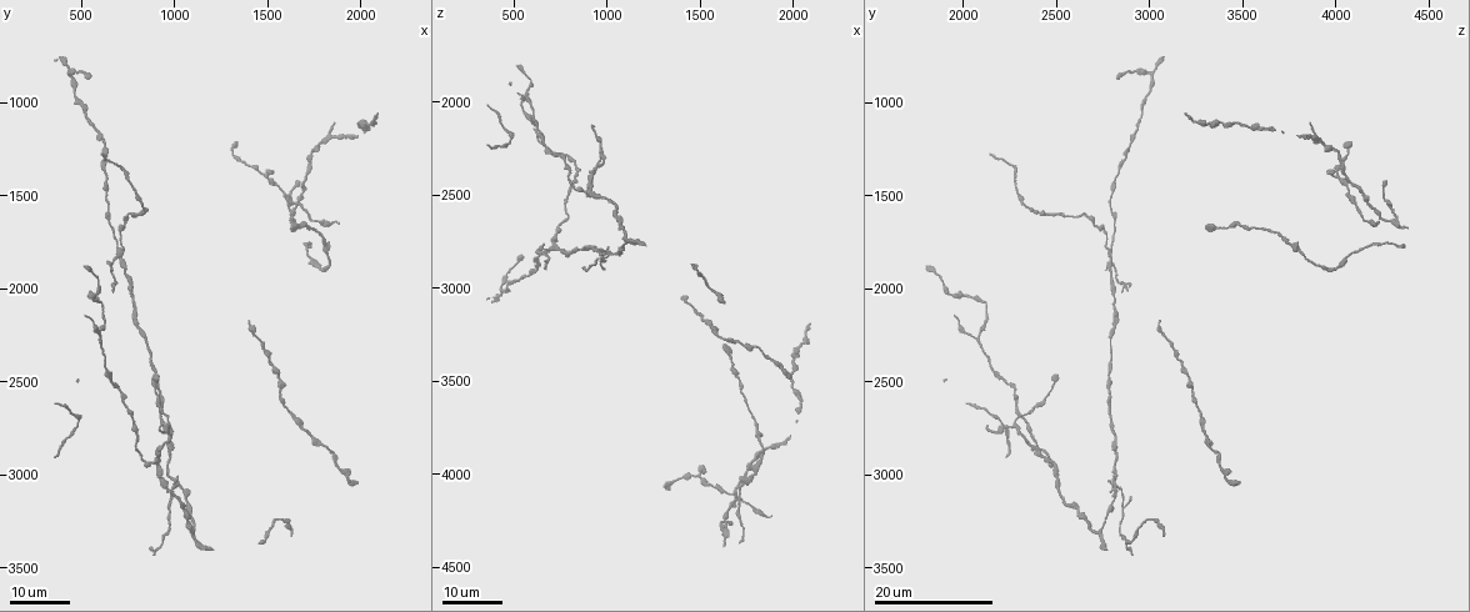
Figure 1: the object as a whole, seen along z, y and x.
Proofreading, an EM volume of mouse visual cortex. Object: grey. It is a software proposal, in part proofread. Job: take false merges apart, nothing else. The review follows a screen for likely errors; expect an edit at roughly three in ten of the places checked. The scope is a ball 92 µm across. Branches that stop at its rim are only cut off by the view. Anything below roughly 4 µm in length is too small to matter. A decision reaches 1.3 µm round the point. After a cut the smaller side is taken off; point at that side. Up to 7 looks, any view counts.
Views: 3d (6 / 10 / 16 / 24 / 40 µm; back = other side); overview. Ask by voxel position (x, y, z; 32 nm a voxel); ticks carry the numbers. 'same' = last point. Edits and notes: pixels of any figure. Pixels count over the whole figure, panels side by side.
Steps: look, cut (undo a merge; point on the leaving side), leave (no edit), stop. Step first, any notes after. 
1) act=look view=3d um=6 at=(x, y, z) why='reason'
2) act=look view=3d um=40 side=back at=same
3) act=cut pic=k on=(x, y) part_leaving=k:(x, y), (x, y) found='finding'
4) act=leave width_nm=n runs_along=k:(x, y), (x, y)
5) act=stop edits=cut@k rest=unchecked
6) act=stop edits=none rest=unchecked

act=look view=3d um=16 at=(600, 2280, 2080) why='three-way junction'

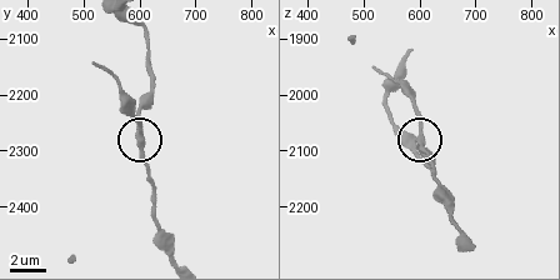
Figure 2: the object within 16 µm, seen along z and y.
act=look view=3d um=10 at=(600, 2270, 2075)

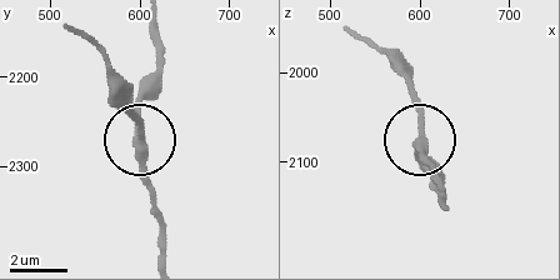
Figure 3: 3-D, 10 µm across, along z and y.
act=leave arms=3 runs_along=3:(163, 258), (163, 221), (134, 88) found='all the same cell'

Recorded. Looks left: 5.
act=look view=3d um=24 at=(960, 2740, 2280) why='a fork'

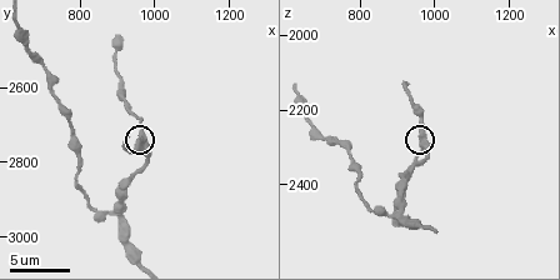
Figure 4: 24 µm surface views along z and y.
act=look view=3d um=10 at=same

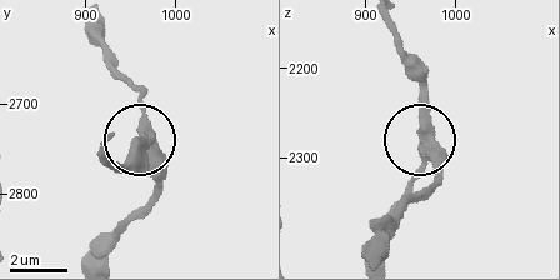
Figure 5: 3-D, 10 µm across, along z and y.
act=leave arms=3 found='one cell here'

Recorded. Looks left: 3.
act=look view=3d um=16 at=(680, 1820, 2780) why='three-way junction'

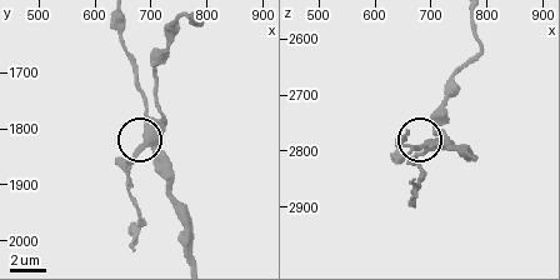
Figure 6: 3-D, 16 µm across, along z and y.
act=look view=3d um=10 at=(685, 1825, 2790) why='zoom in'

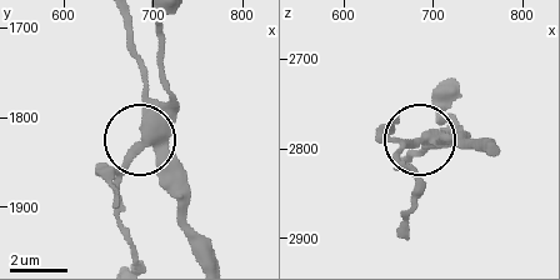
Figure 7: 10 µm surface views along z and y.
act=cut pic=7 on=(114, 171) width_nm=340 found='two cells meet here'

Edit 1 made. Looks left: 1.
act=stop edits=cut@7 rest=unchecked

